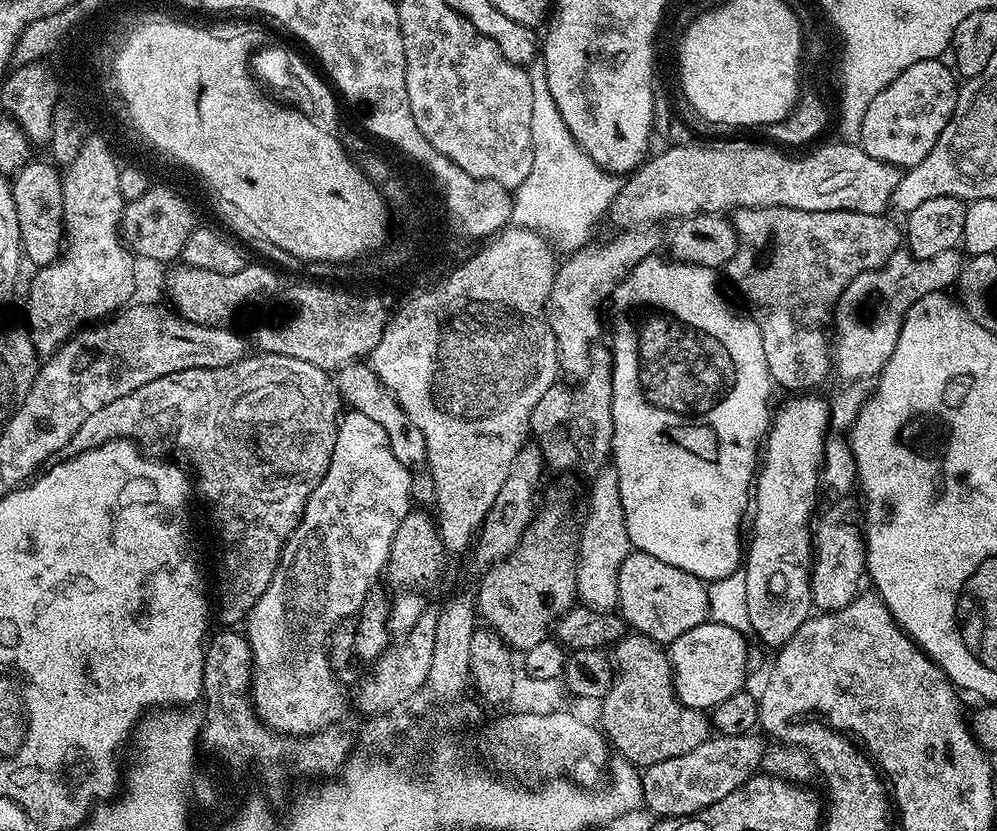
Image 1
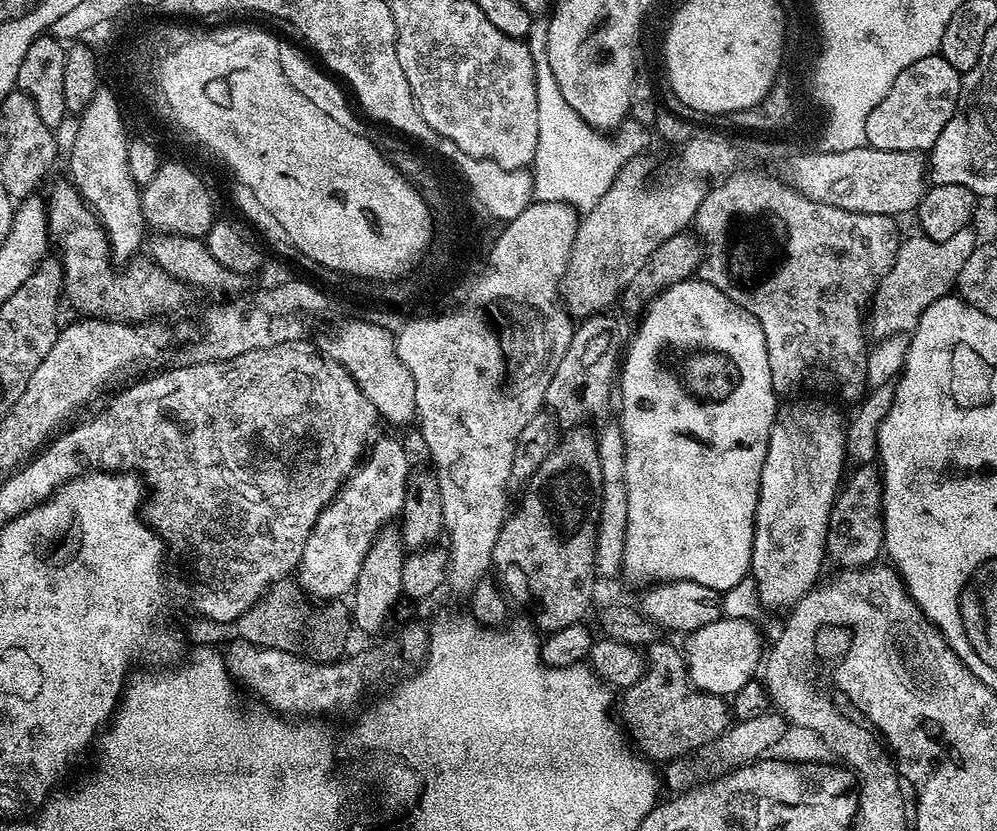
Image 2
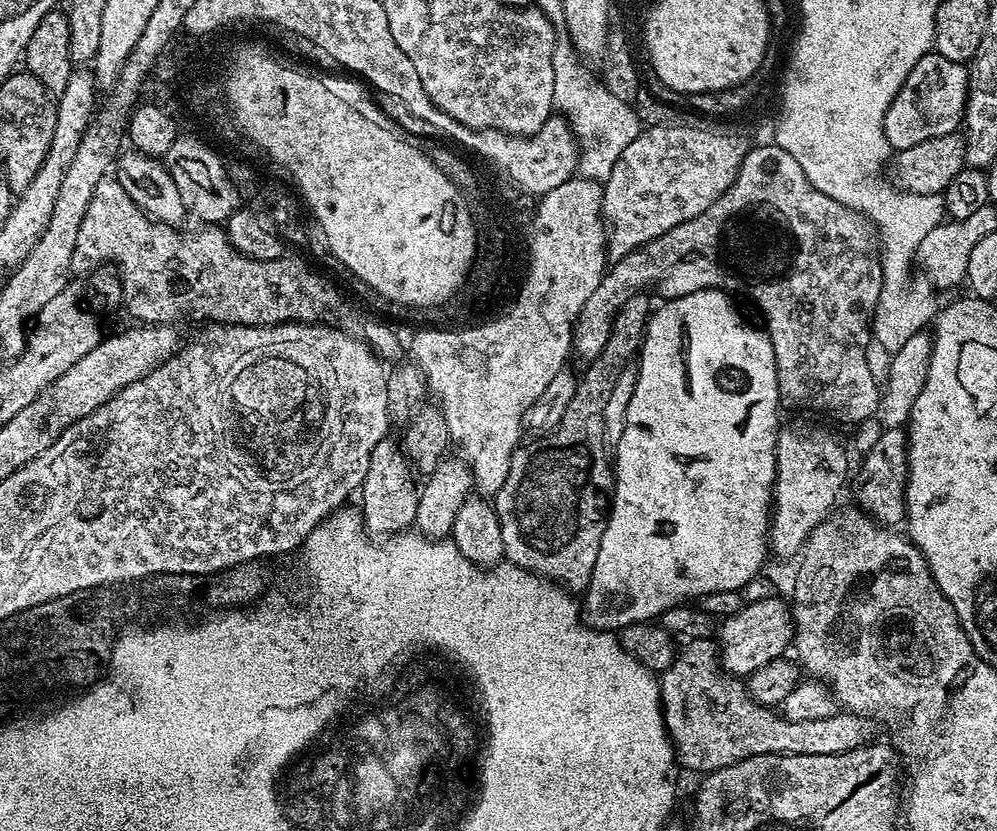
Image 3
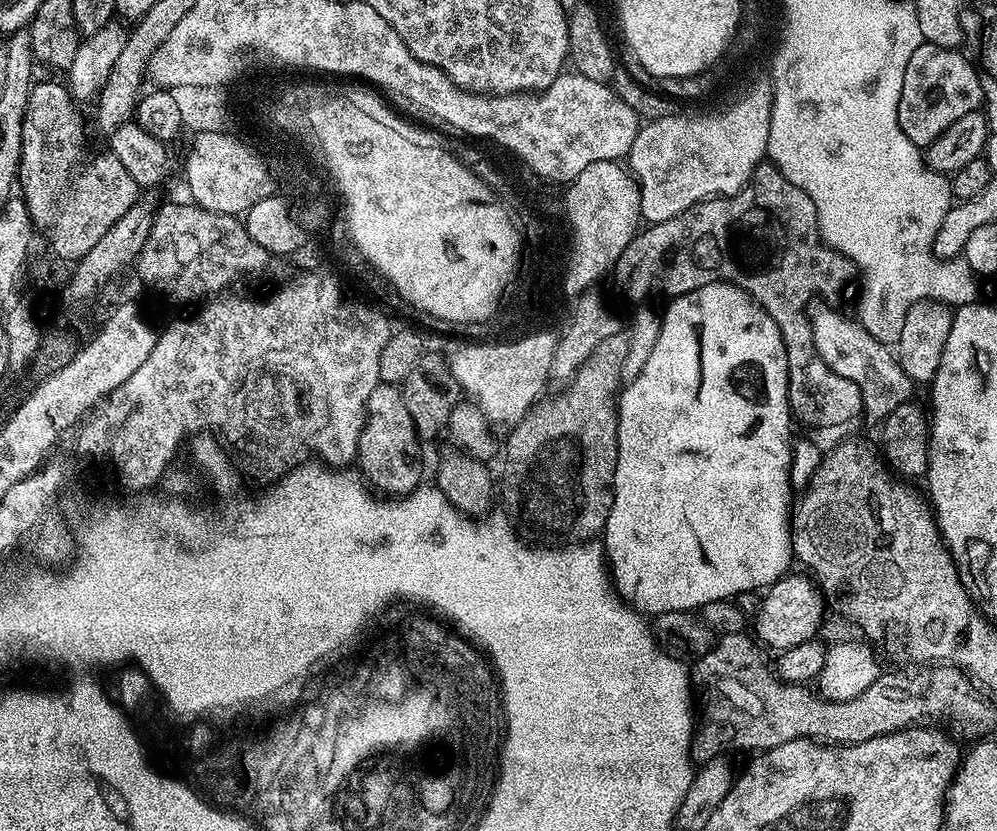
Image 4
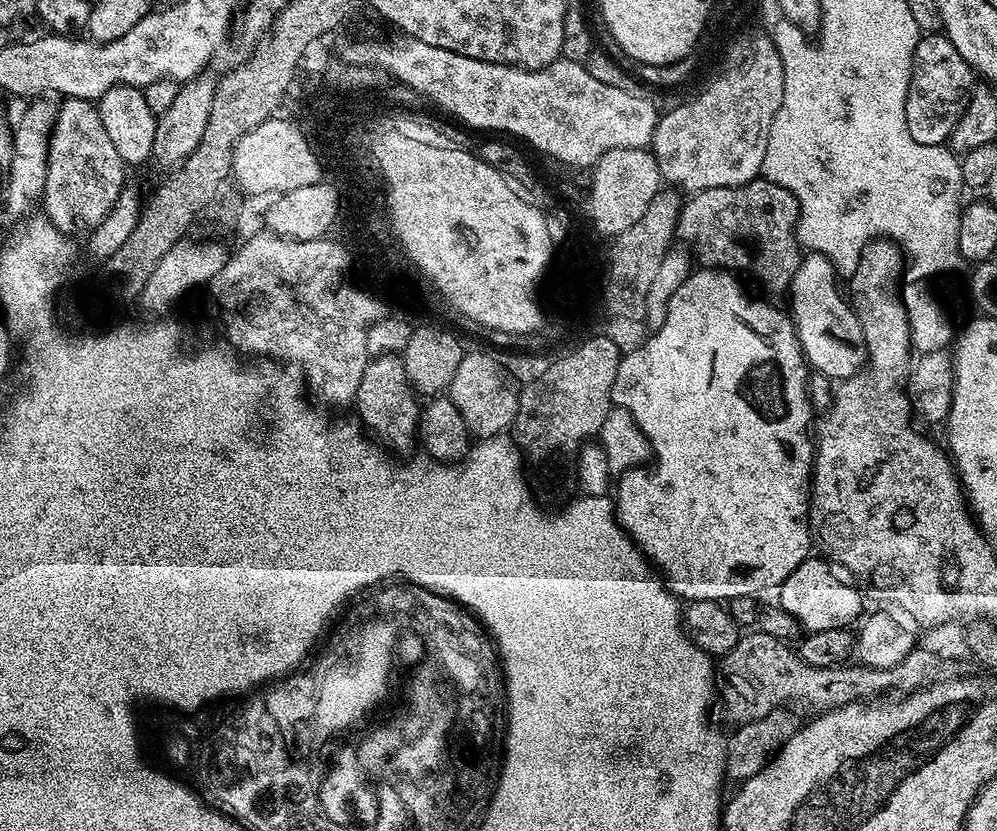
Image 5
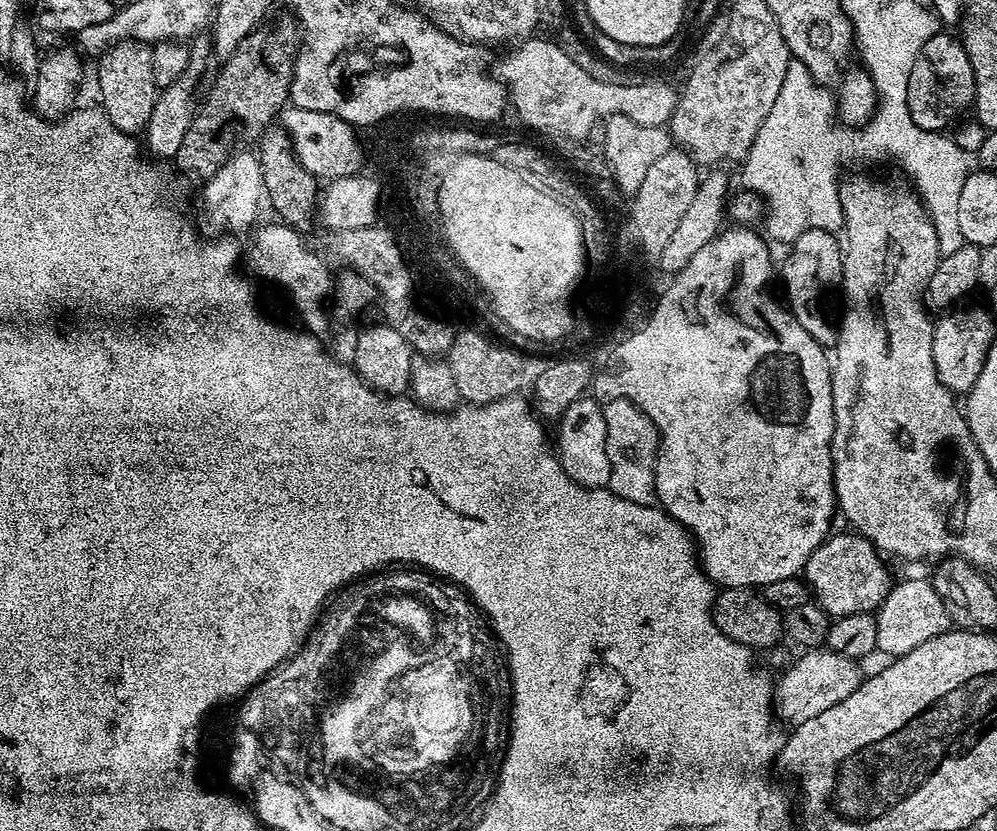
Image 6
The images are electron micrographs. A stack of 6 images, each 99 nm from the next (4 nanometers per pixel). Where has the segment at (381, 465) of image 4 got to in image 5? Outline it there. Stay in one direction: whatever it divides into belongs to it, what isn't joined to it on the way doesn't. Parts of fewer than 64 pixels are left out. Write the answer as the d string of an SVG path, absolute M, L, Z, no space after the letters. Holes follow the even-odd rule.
M396 354L373 355L368 361L366 370L362 370L362 380L358 382L354 409L356 408L357 414L360 415L360 417L358 417L359 423L363 425L389 453L400 454L396 452L410 451L412 443L415 445L418 440L417 428L419 426L421 405L419 403L416 404L416 400L418 401L418 396L412 387L412 383L408 381L403 359Z

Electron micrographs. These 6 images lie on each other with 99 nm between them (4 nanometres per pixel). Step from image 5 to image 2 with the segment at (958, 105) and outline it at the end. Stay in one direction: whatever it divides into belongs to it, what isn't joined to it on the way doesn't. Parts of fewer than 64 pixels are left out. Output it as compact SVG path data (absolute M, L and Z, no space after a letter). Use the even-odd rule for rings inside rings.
M939 54L922 58L914 62L914 66L902 70L902 74L894 78L894 86L886 90L886 98L882 98L882 102L870 110L870 118L866 118L867 147L927 153L938 142L942 126L950 122L958 106L961 79L962 73L954 70Z

